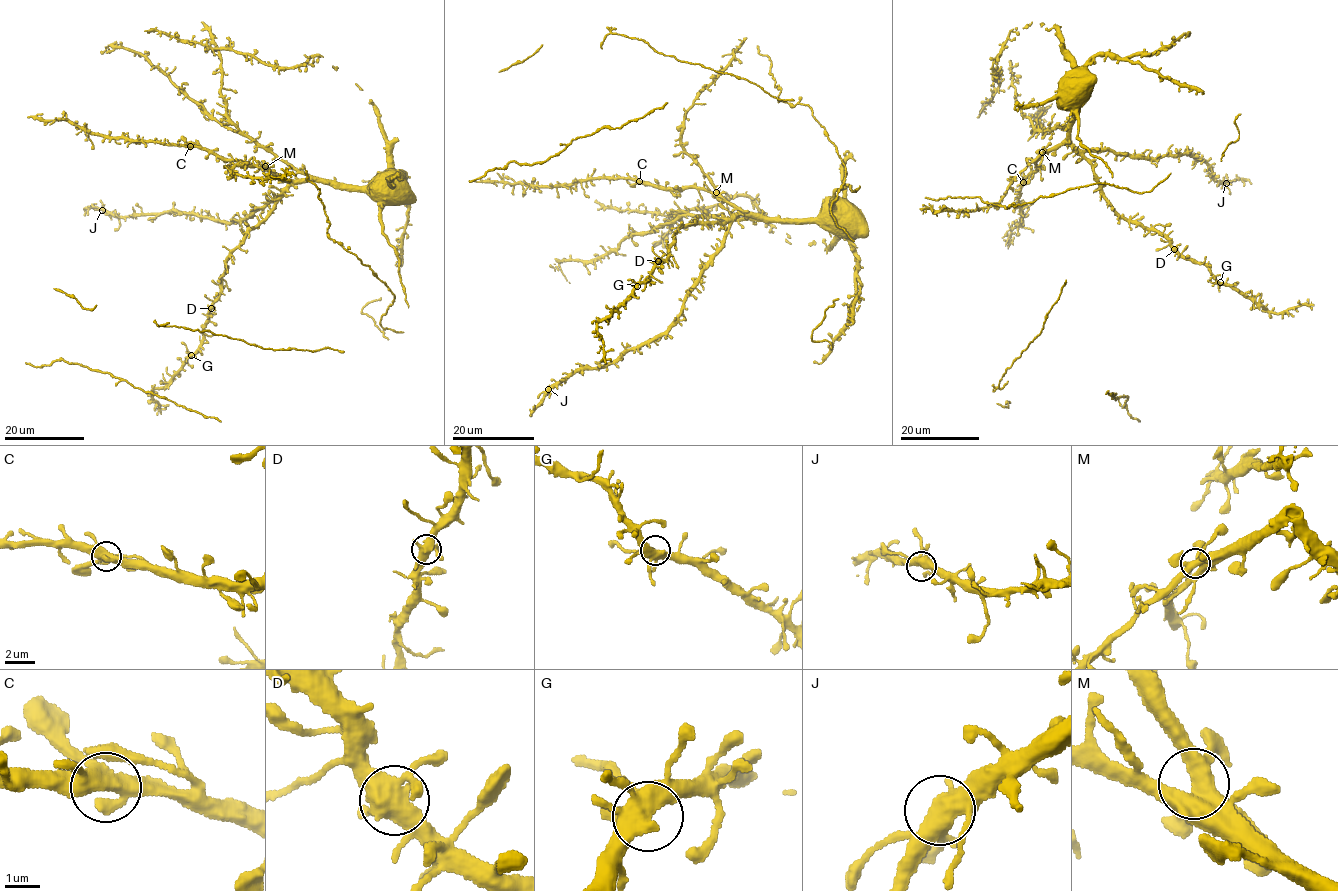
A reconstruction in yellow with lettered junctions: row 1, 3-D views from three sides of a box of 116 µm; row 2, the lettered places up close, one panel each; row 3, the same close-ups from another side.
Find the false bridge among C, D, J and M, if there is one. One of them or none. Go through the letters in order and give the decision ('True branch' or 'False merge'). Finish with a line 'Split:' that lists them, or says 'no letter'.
C: True branch
D: True branch
J: True branch
M: True branch
Split: no letter

